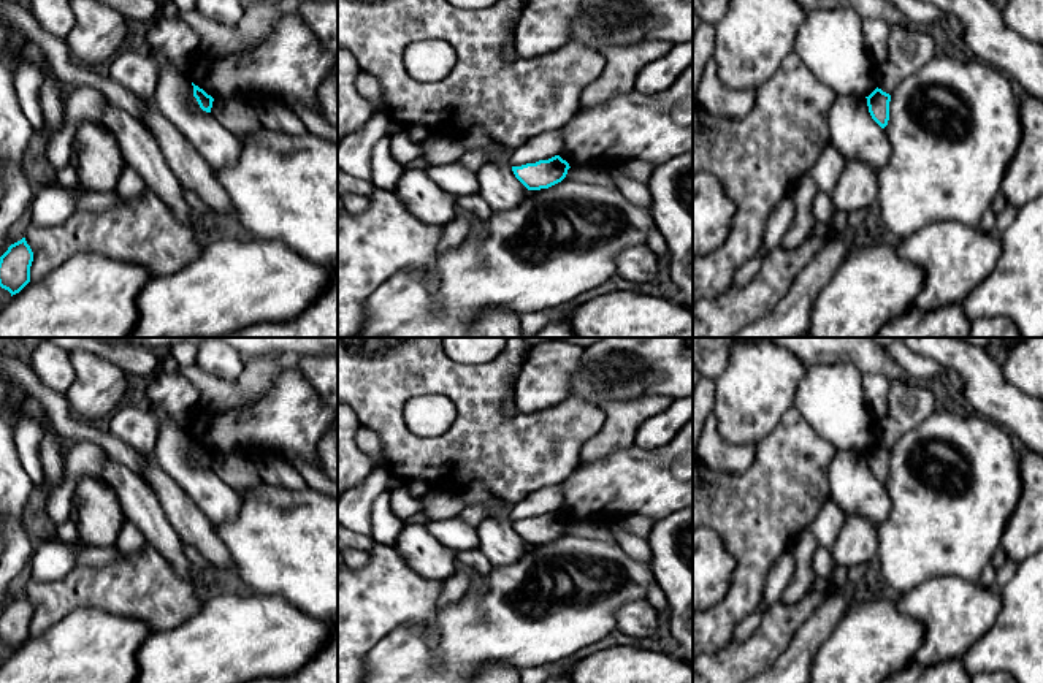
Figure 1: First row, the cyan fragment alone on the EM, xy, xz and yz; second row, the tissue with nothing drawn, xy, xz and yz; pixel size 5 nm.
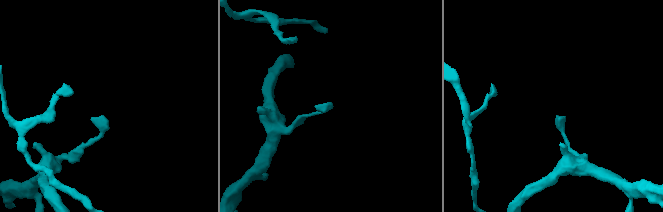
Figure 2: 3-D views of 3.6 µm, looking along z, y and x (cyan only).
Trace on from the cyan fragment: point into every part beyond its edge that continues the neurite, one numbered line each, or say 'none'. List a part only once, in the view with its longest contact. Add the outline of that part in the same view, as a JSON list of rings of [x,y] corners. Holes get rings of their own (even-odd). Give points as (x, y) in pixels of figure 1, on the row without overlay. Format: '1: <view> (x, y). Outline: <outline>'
none

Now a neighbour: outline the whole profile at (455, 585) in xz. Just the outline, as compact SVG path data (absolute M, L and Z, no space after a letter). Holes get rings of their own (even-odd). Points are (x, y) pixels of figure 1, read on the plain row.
M457 569L453 575L444 580L444 590L437 601L437 610L458 602L469 588L469 572Z

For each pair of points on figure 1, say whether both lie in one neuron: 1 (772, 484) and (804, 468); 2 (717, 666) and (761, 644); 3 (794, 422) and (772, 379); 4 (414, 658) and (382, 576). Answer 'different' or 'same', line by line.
1: same
2: same
3: different
4: different

